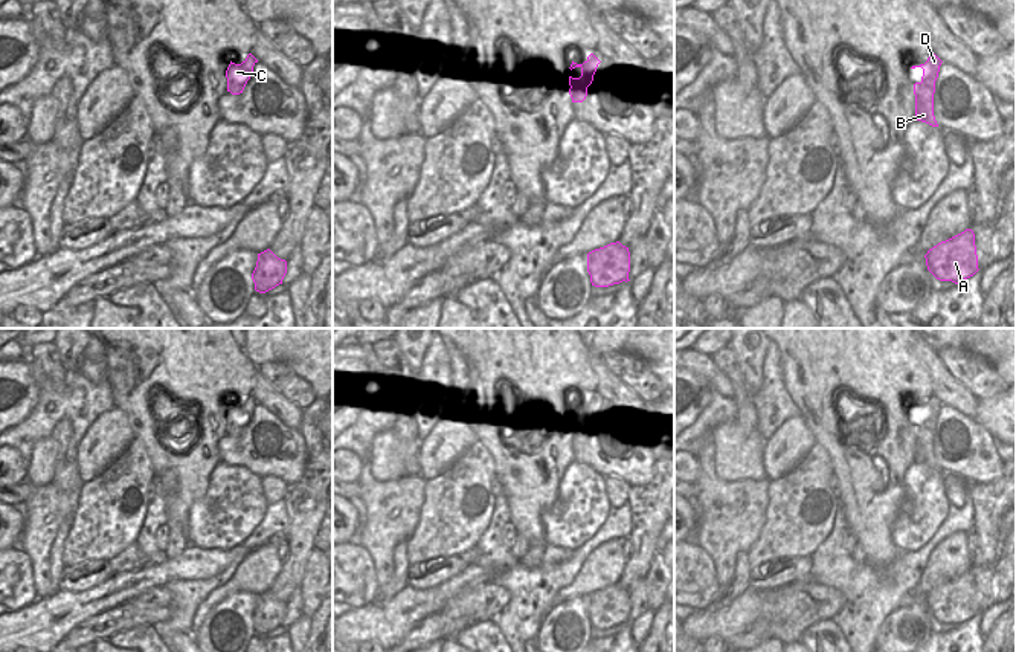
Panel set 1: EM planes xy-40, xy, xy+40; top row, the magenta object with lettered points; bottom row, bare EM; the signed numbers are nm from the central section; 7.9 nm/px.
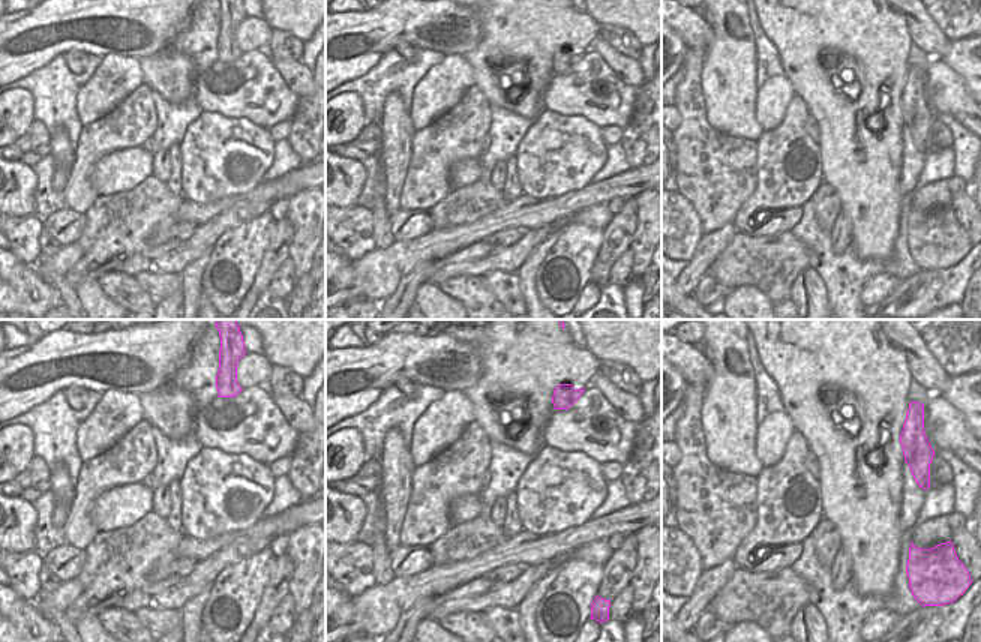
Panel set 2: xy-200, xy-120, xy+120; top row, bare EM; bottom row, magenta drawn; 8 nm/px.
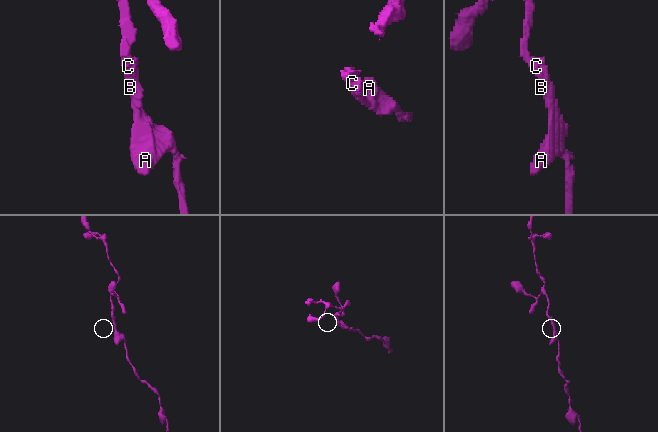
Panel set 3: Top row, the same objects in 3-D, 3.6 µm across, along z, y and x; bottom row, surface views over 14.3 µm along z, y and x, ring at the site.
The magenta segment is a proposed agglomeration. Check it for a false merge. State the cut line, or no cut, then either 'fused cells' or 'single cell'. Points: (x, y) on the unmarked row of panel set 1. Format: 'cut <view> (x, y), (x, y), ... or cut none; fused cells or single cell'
cut none; single cell

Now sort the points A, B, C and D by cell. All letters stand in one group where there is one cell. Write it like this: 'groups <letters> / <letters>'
groups A B C D

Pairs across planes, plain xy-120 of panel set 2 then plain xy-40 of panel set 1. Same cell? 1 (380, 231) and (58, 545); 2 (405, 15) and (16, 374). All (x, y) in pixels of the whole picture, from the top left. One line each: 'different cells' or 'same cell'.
1: different cells
2: same cell

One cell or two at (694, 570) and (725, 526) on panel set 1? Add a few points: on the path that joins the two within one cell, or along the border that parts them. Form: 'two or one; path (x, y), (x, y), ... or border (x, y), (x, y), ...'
two; border (694, 542), (711, 558), (714, 576), (720, 585)

